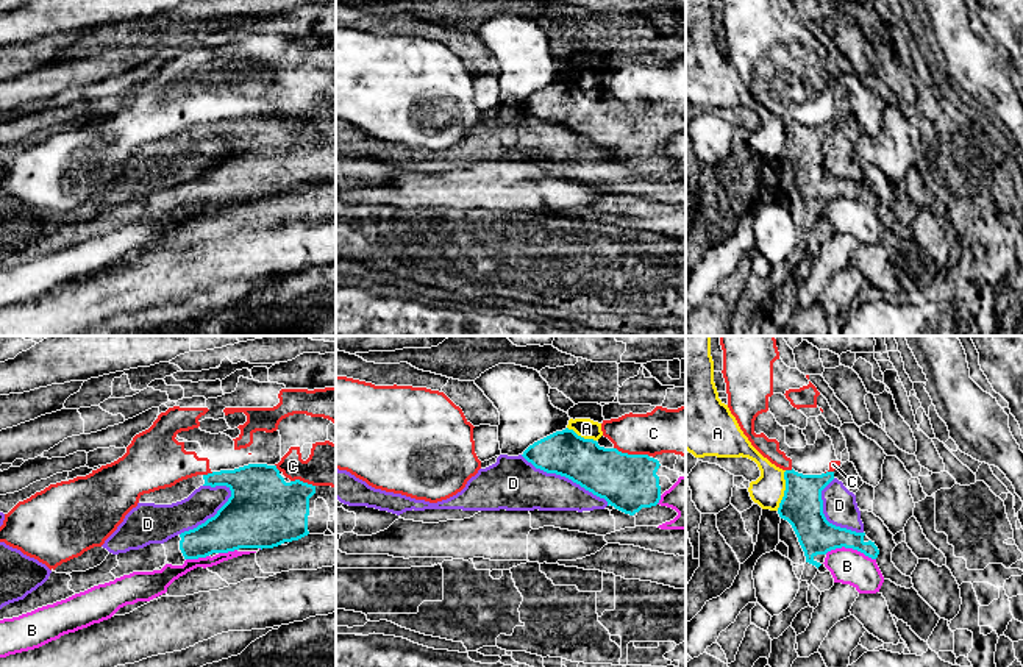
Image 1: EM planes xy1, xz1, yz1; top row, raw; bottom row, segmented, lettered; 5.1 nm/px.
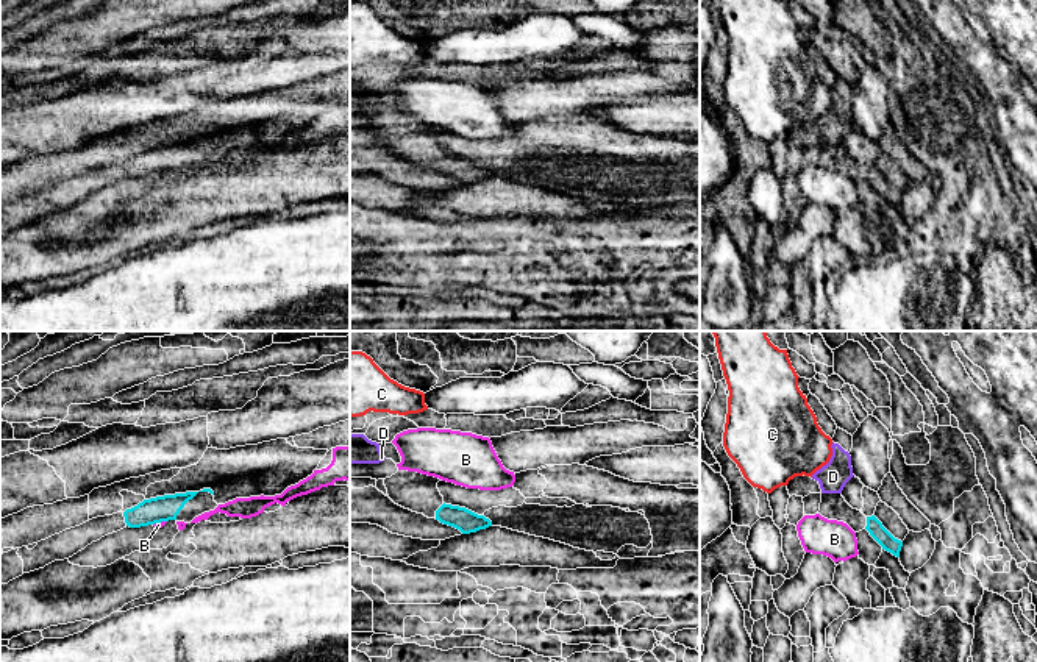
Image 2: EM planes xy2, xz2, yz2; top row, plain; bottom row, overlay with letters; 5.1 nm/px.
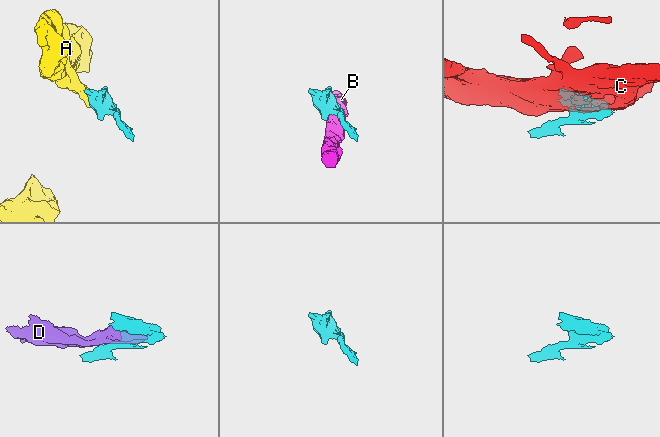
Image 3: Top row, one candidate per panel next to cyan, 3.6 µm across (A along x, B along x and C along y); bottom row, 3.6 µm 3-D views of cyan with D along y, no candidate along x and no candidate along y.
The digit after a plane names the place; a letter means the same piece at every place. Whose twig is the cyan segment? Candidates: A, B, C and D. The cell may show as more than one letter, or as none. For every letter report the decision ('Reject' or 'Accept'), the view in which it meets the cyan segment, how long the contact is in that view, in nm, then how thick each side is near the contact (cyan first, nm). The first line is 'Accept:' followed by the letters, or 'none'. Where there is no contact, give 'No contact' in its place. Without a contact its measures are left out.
Accept: none
A: Reject. Touches cyan in yz1. Shared border 220 nm. Thickness 220 nm (cyan) against 170 nm
B: Reject. Touches cyan in yz1. Shared border 260 nm. Thickness 190 nm (cyan) against 190 nm
C: Reject. Touches cyan in xz1. Shared border 190 nm. Thickness 280 nm (cyan) against 220 nm
D: Reject. Touches cyan in xz1. Shared border 500 nm. Thickness 260 nm (cyan) against 260 nm

